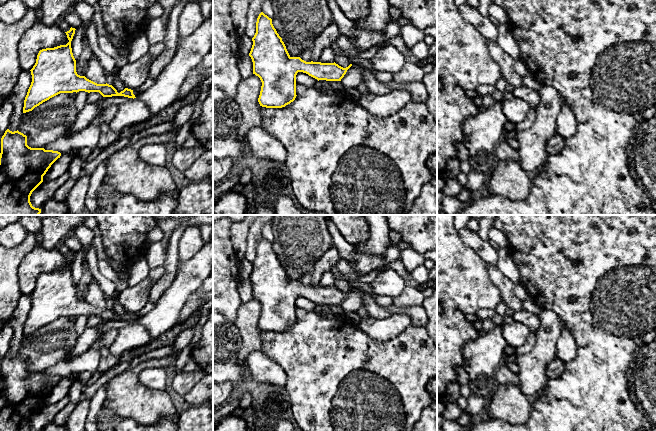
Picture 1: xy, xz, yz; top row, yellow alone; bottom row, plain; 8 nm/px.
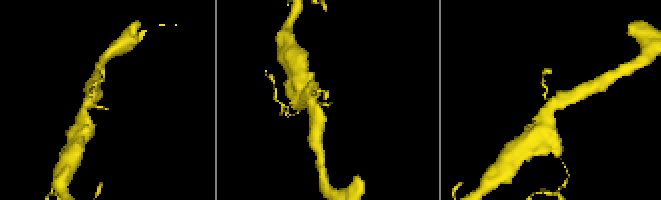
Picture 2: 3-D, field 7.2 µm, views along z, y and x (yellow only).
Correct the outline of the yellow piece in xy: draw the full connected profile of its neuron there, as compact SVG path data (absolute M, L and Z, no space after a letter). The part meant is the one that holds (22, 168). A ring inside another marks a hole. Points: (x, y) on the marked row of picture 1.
M7 129L1 138L0 153L0 215L39 215L41 209L35 208L30 202L32 192L43 182L43 176L51 165L60 158L61 153L44 148L31 148L27 145L27 136Z

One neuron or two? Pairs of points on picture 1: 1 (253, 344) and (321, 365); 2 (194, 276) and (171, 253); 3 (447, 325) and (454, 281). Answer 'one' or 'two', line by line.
1: two
2: two
3: two

